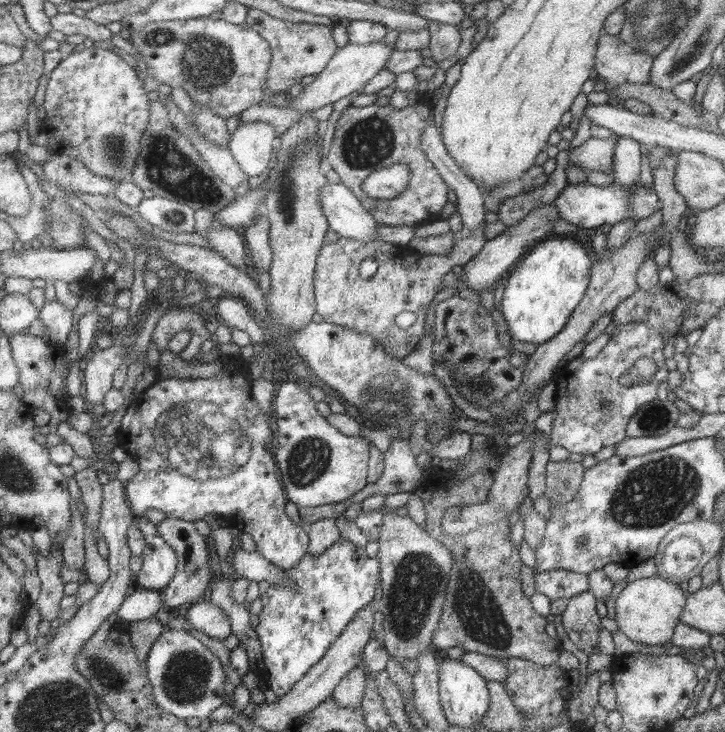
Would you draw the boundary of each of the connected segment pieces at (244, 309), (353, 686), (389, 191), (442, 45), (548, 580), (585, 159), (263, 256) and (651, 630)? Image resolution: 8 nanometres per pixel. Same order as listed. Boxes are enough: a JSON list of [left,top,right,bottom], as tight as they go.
[[214,295,264,344],[331,666,368,710],[362,163,410,198],[429,20,461,64],[535,570,589,600],[568,137,618,172],[246,215,273,272],[615,576,687,646]]

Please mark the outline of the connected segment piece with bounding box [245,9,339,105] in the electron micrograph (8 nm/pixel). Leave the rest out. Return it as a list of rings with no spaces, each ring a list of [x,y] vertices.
[[[249,9],[246,26],[258,31],[262,38],[268,40],[273,51],[273,60],[268,72],[267,98],[262,104],[270,105],[268,98],[276,96],[277,100],[288,95],[288,90],[294,84],[301,82],[304,76],[320,74],[339,50],[332,37],[333,26],[306,22],[290,22],[286,19],[274,18],[266,11]]]

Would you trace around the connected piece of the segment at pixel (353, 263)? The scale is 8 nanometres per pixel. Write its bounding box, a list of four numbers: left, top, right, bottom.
[316,222,486,359]

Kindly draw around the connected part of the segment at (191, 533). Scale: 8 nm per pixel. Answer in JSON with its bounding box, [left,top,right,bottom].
[157,517,214,608]

